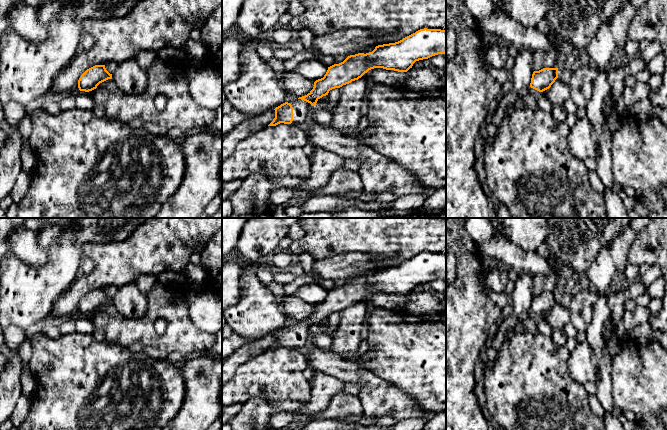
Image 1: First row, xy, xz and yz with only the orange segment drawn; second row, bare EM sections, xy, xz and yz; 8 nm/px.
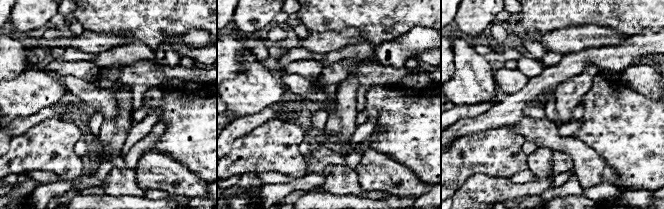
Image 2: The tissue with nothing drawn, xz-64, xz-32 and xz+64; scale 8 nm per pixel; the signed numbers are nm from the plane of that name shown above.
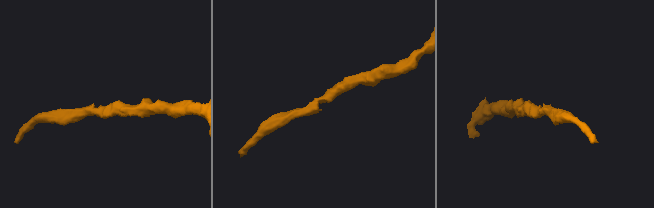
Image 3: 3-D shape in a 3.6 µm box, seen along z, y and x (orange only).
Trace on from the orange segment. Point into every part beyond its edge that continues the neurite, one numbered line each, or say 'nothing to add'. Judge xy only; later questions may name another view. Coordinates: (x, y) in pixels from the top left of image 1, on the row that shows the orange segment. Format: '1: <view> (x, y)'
nothing to add

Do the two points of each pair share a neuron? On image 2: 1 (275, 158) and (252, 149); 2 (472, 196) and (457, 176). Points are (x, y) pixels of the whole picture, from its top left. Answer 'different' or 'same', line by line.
1: same
2: different

